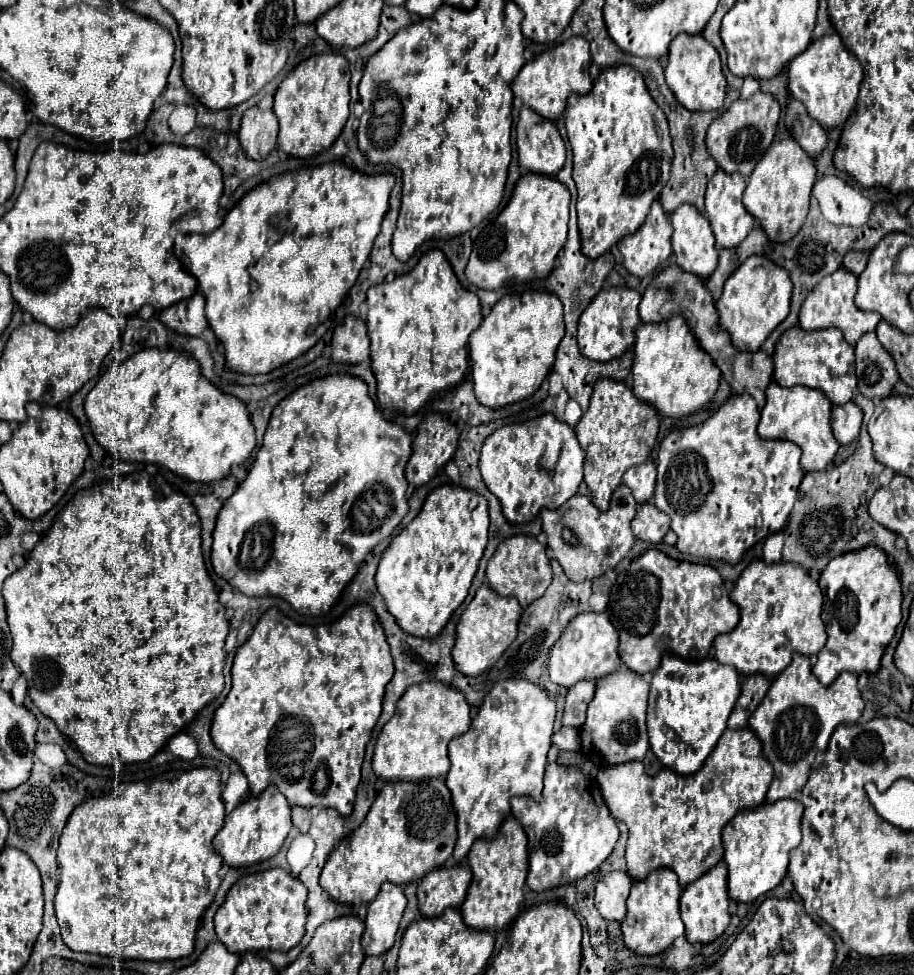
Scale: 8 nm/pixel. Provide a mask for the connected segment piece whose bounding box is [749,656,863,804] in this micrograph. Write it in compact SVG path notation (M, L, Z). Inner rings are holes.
M795 656L793 662L773 680L765 700L749 718L749 728L763 744L763 754L775 770L767 802L777 802L799 792L811 770L815 754L827 748L833 730L841 724L855 724L863 714L863 700L857 688L857 674L843 672L831 686L823 686L811 674L811 660Z

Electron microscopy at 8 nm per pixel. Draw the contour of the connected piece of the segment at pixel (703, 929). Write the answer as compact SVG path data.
M719 862L715 868L705 872L701 878L691 882L681 894L681 918L685 924L685 938L691 944L713 942L729 926L729 894L727 894L727 868Z

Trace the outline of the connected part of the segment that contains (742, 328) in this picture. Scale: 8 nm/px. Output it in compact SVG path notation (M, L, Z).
M749 256L725 282L721 298L715 302L721 328L733 338L737 350L759 350L765 338L787 318L791 302L791 280L787 270L763 256Z

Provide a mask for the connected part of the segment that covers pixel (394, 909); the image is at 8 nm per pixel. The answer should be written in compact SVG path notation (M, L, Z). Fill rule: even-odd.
M385 882L377 898L367 908L365 932L361 938L361 946L367 956L381 956L393 946L405 906L407 898L403 888Z

